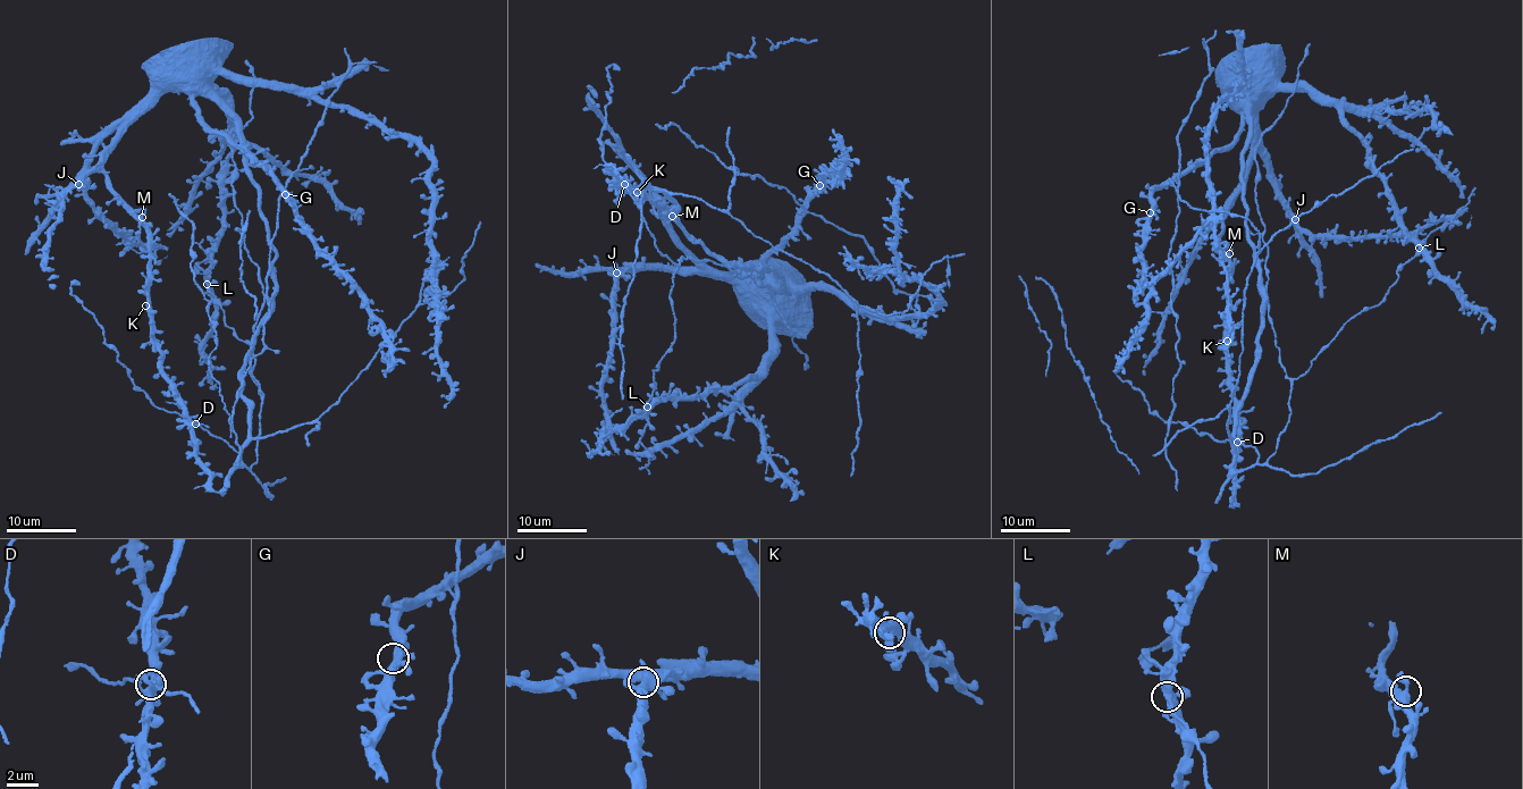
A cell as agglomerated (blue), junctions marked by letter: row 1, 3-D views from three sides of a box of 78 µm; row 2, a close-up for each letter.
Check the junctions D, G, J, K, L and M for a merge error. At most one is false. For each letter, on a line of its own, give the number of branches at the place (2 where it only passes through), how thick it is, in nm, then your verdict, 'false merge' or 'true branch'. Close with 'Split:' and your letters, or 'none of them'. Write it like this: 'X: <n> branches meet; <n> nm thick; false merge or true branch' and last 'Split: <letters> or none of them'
D: 5 branches meet; 280 nm thick; true branch
G: 4 branches meet; 400 nm thick; true branch
J: 4 branches meet; 480 nm thick; true branch
K: 4 branches meet; 400 nm thick; true branch
L: 5 branches meet; 480 nm thick; true branch
M: 4 branches meet; 400 nm thick; true branch
Split: none of them

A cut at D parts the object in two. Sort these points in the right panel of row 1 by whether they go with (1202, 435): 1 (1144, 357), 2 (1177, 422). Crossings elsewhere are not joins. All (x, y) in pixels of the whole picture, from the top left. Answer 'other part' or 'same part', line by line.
1: other part
2: same part

